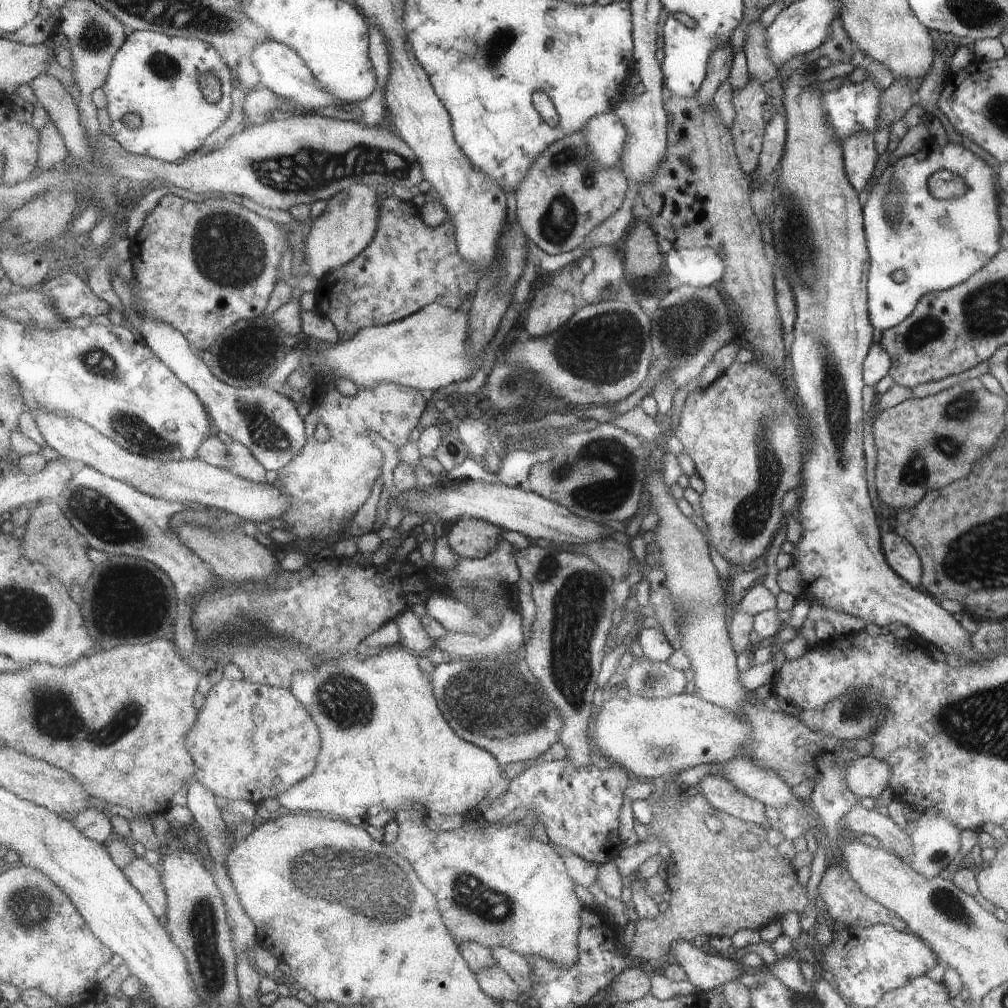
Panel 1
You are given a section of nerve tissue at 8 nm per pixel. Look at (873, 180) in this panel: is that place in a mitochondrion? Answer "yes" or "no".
no

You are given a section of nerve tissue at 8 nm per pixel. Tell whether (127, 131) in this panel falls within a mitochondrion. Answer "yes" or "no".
no

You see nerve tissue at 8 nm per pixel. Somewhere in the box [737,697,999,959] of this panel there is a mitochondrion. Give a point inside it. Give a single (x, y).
(948, 905)

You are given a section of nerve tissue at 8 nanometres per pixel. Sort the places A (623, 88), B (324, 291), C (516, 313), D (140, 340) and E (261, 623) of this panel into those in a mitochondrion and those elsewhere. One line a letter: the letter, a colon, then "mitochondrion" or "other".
A: other
B: other
C: other
D: other
E: mitochondrion

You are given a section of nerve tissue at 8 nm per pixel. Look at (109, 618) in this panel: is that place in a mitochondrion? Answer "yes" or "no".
no

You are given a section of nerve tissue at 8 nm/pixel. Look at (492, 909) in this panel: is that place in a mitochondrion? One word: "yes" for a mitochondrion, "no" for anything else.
yes

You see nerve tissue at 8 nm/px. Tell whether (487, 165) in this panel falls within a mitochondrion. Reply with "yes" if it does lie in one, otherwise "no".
no

